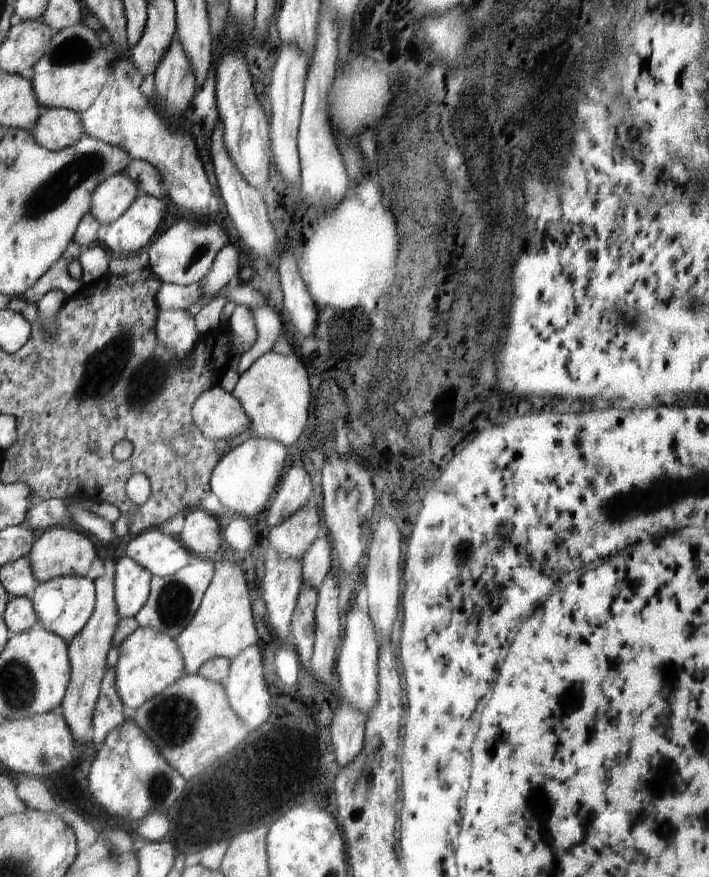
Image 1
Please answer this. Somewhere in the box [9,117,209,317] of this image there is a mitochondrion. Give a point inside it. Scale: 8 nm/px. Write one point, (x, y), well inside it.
(50, 194)

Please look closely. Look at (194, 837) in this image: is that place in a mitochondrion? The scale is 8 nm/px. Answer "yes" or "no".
no

